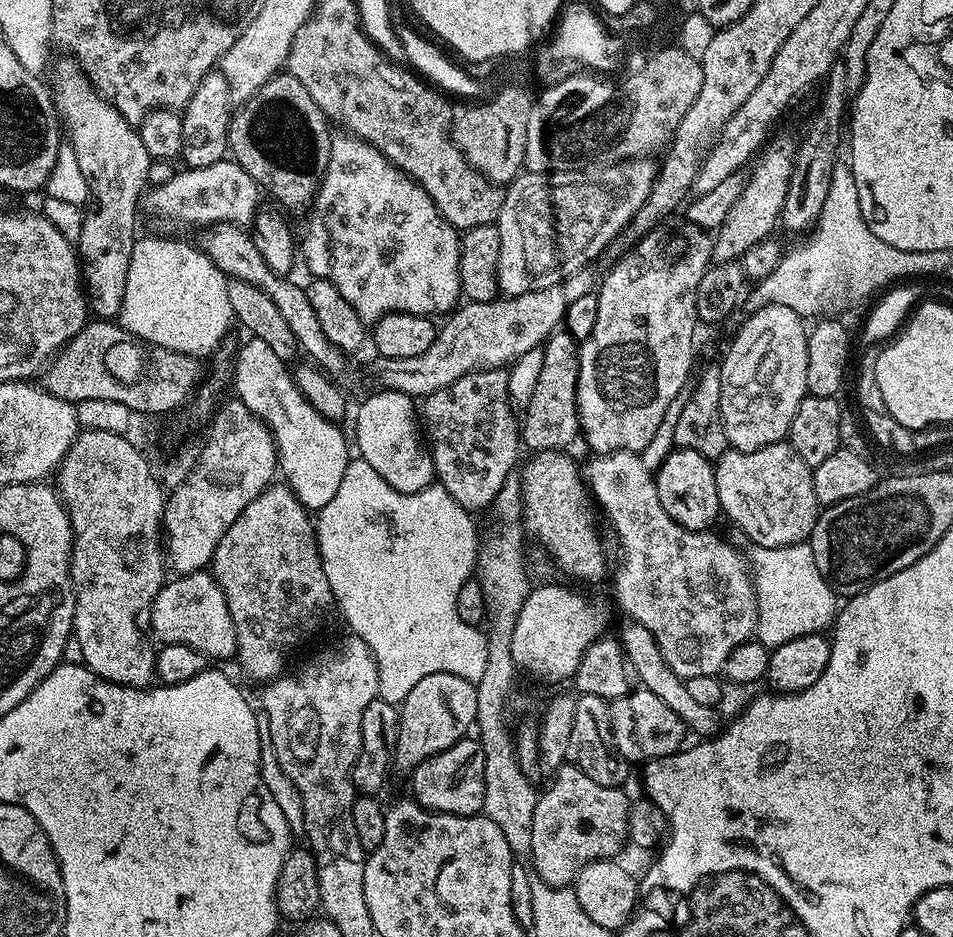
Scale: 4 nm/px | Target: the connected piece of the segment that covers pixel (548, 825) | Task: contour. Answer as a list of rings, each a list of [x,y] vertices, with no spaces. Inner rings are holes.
[[[564,763],[551,777],[552,785],[536,797],[534,826],[530,834],[530,860],[536,863],[535,875],[551,888],[567,888],[584,864],[615,857],[624,840],[629,839],[628,810],[625,804],[588,804],[590,781],[582,770]]]

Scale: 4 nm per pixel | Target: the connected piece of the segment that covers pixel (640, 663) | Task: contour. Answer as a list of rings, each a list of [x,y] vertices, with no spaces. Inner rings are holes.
[[[625,619],[623,623],[624,625],[620,628],[620,636],[618,635],[618,642],[622,646],[626,658],[630,658],[630,666],[634,666],[634,674],[639,687],[650,690],[650,694],[662,698],[662,702],[666,702],[666,706],[670,706],[670,710],[674,710],[674,714],[678,714],[678,718],[682,718],[685,729],[691,735],[693,732],[696,738],[719,736],[722,731],[722,723],[720,724],[720,716],[716,713],[717,709],[713,705],[698,702],[690,695],[687,683],[676,676],[674,670],[670,670],[666,658],[662,658],[662,650],[658,646],[654,634],[650,634],[650,630],[646,630],[646,626],[642,626],[637,620]]]

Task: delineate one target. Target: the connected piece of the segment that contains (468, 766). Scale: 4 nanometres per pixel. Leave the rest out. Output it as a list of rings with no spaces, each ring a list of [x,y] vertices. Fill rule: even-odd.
[[[465,738],[454,742],[442,754],[426,758],[410,773],[416,803],[430,812],[445,812],[455,816],[475,816],[484,811],[484,747],[479,739]]]

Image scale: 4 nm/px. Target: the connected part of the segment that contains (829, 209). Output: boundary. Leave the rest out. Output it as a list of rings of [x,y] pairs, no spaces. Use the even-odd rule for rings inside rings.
[[[844,162],[837,163],[833,170],[825,206],[806,239],[808,241],[801,248],[792,248],[789,252],[787,249],[781,255],[777,268],[745,291],[738,309],[741,317],[753,316],[771,304],[790,306],[790,310],[801,318],[846,312],[859,305],[856,303],[863,296],[876,291],[879,293],[893,282],[903,281],[908,273],[916,273],[920,264],[928,264],[928,256],[908,256],[906,250],[898,250],[882,242],[882,238],[866,226],[866,218],[862,218],[862,210],[858,206],[858,186],[854,186],[854,174]]]

